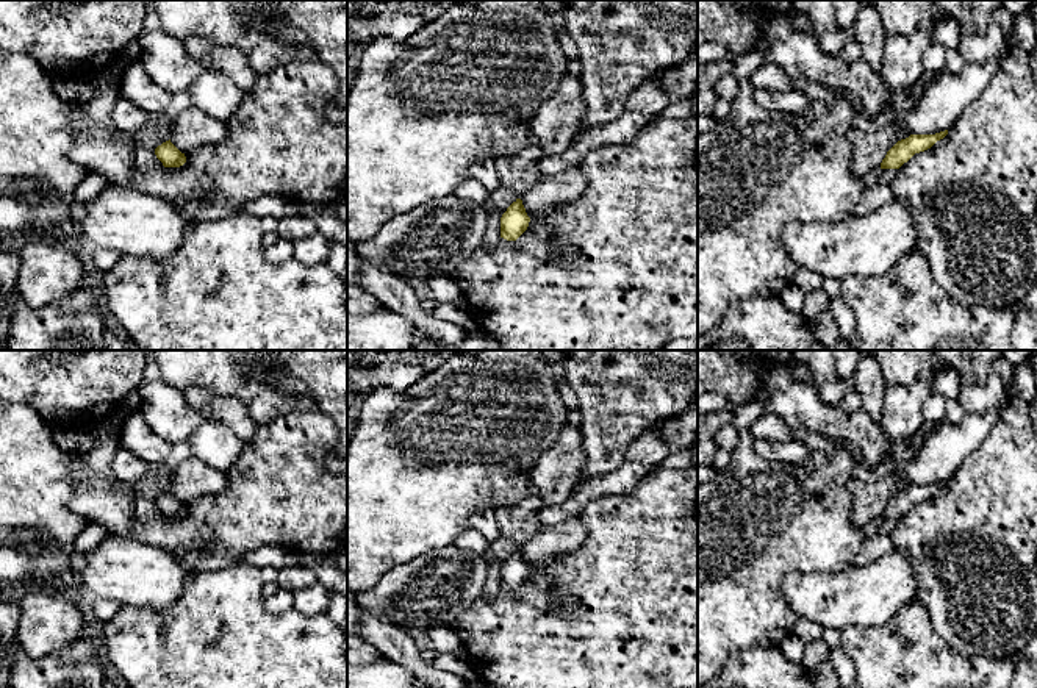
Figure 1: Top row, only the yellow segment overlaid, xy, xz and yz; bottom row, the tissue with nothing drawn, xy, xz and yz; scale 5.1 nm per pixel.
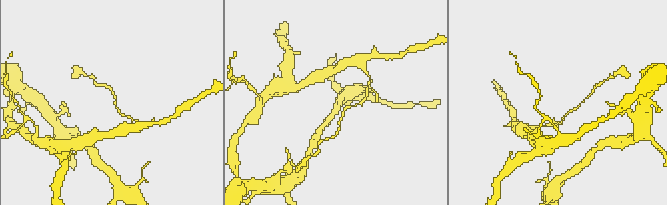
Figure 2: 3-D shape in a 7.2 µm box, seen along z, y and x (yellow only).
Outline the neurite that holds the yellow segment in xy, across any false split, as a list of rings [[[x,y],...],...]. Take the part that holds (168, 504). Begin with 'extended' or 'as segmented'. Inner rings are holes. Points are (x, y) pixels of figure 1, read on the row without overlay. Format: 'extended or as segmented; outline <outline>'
as segmented; outline [[[170,489],[155,499],[156,508],[164,518],[180,518],[186,513],[185,503],[181,503]]]

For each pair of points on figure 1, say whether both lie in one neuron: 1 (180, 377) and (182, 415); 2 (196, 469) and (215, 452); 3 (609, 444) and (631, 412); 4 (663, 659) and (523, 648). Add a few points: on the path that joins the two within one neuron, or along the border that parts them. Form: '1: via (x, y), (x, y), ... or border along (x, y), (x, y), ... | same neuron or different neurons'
1: border along (157, 366), (160, 374), (182, 393) | different neurons
2: border along (193, 454), (224, 472) | different neurons
3: via (609, 437), (623, 419) | same neuron
4: via (629, 654), (621, 654), (617, 649), (557, 649) | same neuron

